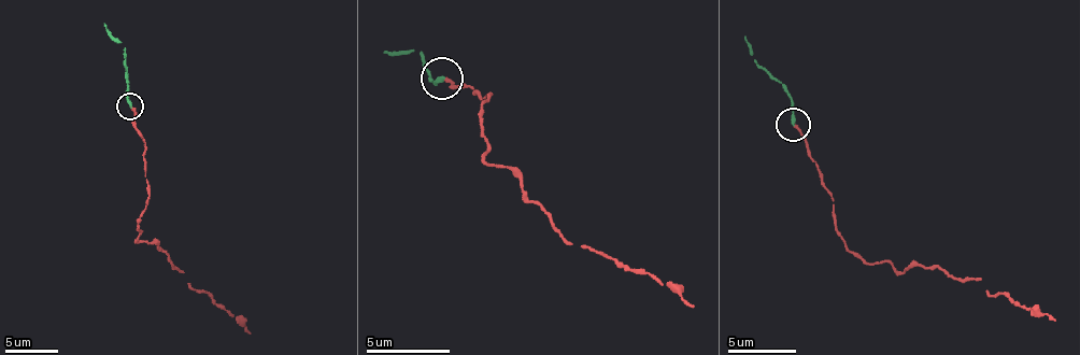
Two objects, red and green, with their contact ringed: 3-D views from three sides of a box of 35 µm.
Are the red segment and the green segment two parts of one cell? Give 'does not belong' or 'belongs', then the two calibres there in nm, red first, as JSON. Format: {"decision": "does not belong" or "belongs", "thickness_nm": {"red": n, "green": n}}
{"decision": "belongs", "thickness_nm": {"red": 190, "green": 200}}

